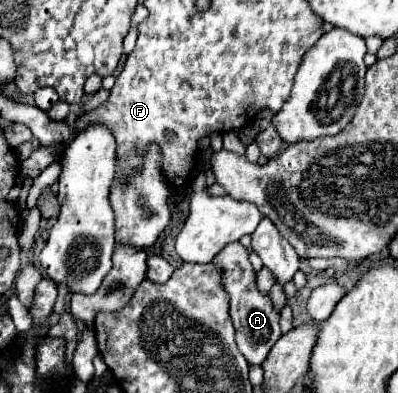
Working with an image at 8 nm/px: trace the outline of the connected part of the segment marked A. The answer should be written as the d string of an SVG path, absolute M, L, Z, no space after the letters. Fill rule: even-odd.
M239 242L227 244L213 258L211 264L221 268L221 274L223 274L221 282L223 282L227 296L229 296L229 316L233 320L233 328L235 328L235 334L237 334L237 346L239 346L241 354L247 358L249 364L261 364L267 358L273 344L281 336L279 310L273 306L271 298L267 294L259 292L255 270L253 270L251 260L249 260L249 252Z

